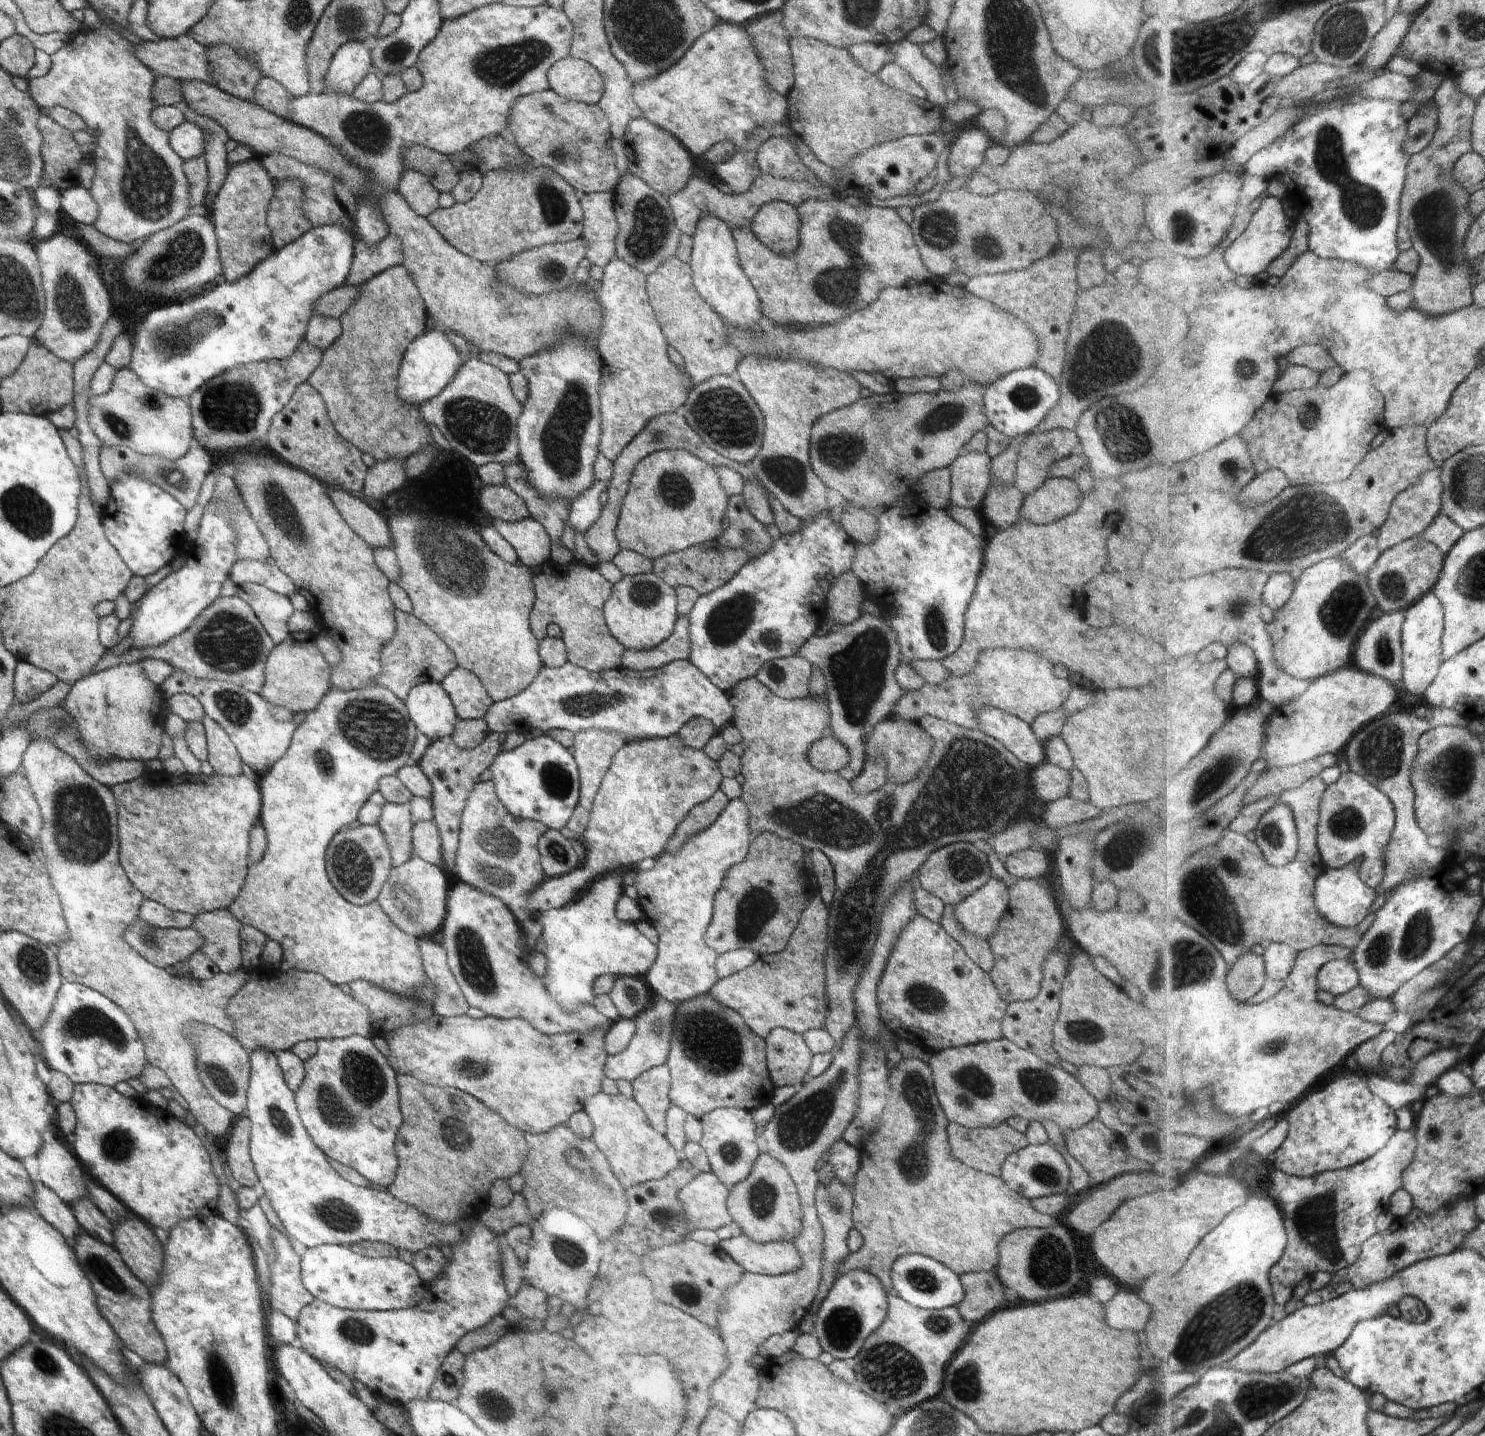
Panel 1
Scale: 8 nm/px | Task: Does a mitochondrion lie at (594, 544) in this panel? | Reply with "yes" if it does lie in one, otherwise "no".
no

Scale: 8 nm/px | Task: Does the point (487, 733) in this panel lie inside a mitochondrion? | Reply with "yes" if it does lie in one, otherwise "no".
no

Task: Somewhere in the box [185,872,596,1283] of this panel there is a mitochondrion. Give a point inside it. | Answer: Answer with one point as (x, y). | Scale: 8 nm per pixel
(364, 1082)

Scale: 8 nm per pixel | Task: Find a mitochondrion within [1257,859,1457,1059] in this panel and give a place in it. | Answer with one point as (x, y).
(1392, 951)

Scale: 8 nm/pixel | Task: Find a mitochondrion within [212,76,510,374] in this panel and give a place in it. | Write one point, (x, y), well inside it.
(370, 132)

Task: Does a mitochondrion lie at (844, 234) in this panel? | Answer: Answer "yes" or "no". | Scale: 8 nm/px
yes

